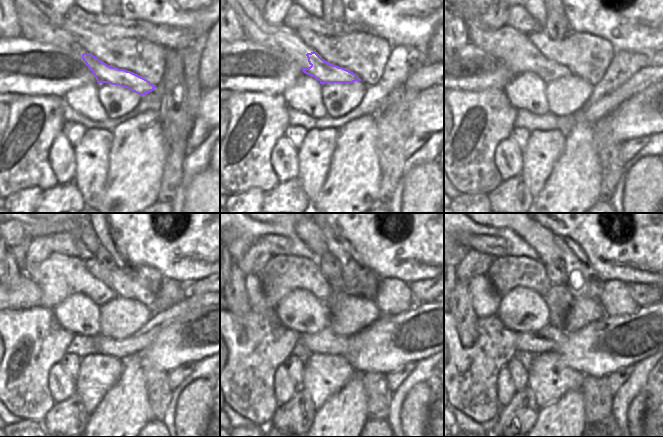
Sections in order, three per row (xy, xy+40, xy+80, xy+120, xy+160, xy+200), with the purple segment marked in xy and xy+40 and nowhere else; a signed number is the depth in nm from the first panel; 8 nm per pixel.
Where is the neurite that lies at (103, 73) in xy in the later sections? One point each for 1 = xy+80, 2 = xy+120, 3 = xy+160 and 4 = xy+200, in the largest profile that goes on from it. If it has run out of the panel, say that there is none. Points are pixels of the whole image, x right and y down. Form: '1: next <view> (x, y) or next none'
1: next xy+80 (547, 70)
2: next xy+120 (100, 293)
3: next xy+160 (324, 292)
4: next xy+200 (543, 276)

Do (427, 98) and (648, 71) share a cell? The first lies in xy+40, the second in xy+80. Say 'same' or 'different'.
different

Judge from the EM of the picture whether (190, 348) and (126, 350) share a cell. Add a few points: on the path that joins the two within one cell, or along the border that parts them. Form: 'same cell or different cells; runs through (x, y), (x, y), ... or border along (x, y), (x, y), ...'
different cells; border along (159, 331), (139, 352)

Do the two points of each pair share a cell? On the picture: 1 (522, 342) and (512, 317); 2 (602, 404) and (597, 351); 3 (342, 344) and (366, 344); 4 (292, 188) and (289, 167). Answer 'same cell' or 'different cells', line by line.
1: different cells
2: different cells
3: different cells
4: different cells

